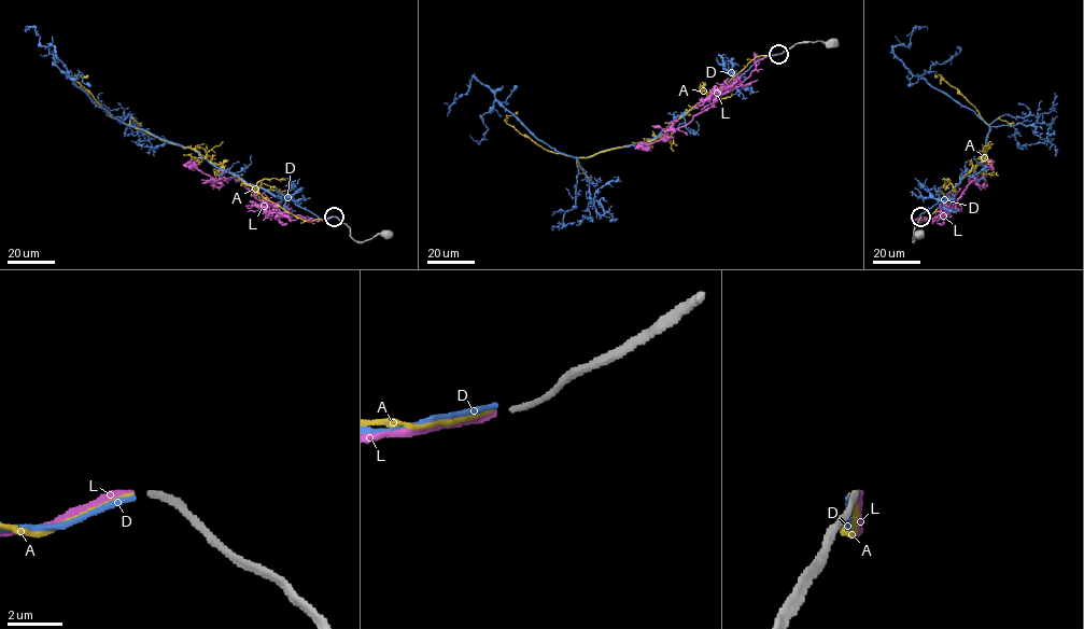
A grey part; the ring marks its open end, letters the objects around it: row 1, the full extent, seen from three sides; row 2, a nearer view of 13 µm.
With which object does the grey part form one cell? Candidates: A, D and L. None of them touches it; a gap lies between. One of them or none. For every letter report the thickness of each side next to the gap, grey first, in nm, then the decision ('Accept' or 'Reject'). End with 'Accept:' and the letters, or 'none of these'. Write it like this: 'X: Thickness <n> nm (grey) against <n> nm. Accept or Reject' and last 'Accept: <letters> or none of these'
A: Thickness 240 nm (grey) against 160 nm. Reject
D: Thickness 240 nm (grey) against 200 nm. Reject
L: Thickness 240 nm (grey) against 280 nm. Accept
Accept: L

